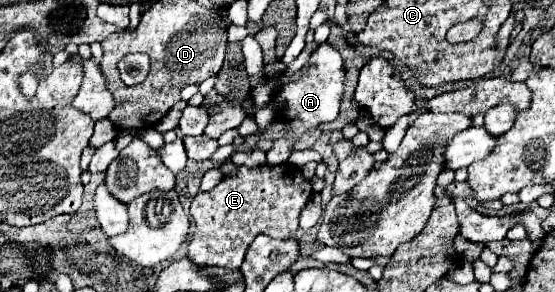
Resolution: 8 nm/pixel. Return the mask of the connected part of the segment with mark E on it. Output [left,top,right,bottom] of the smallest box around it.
[188,163,312,269]

